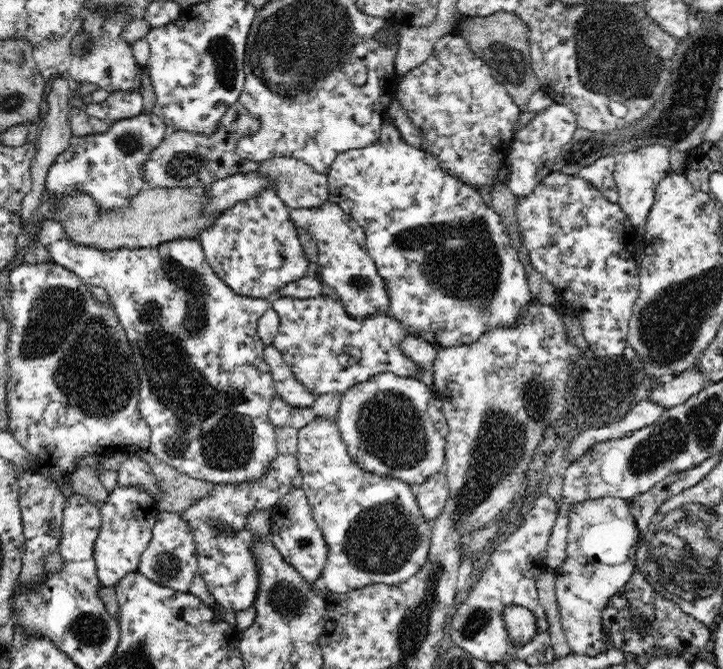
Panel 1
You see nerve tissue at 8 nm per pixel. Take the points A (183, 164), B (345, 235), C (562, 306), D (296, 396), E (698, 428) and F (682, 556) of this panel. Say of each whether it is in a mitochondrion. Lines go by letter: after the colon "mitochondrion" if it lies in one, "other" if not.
A: mitochondrion
B: other
C: other
D: other
E: mitochondrion
F: mitochondrion

